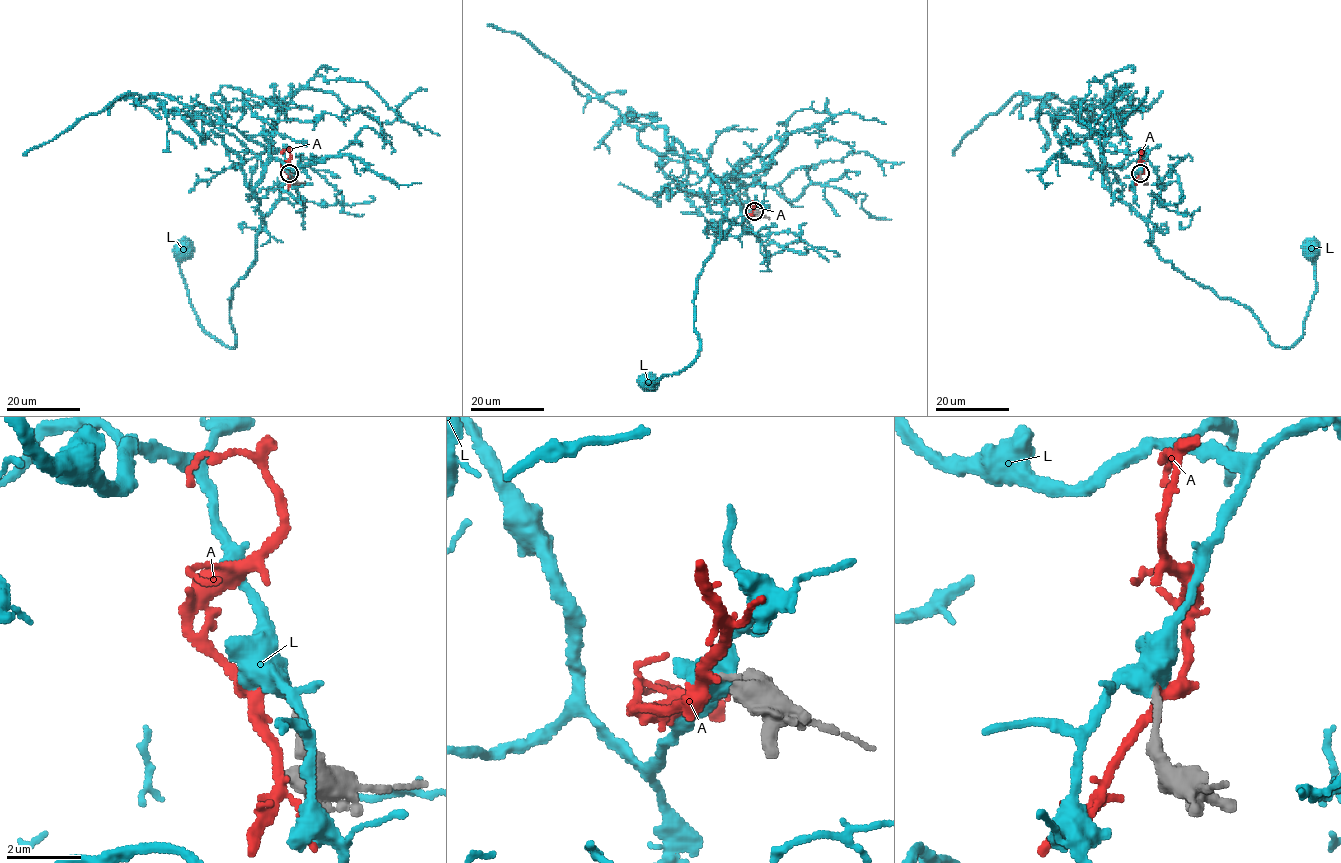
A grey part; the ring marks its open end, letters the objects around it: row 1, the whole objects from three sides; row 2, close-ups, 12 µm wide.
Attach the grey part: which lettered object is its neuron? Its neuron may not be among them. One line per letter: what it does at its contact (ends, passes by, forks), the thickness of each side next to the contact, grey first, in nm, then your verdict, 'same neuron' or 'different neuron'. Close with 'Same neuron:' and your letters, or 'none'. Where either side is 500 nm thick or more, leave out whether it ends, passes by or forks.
A: it passes by; 220 nm thick on the grey side, 280 nm on the other; same neuron
L: it passes by; 240 nm thick on the grey side, 480 nm on the other; different neuron
Same neuron: A

